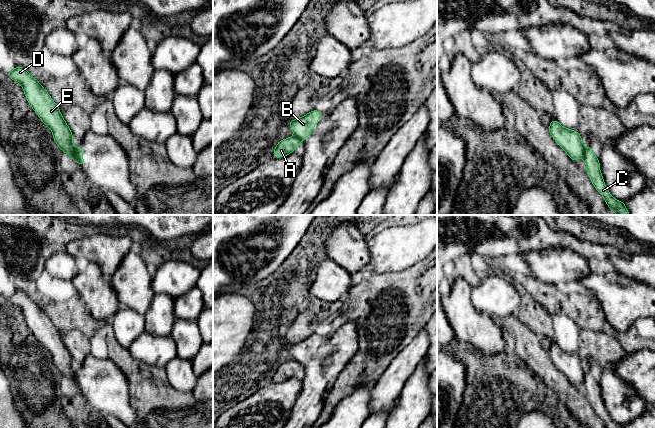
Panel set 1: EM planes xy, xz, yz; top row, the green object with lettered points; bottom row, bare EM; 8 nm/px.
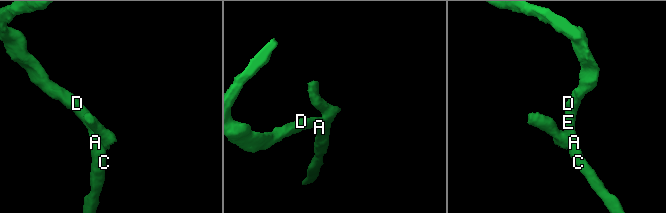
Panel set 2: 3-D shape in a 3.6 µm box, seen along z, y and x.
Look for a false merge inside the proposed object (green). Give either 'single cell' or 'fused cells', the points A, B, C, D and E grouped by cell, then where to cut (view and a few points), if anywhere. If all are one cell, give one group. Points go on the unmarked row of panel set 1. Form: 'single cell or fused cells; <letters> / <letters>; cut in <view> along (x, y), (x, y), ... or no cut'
fused cells; A C D E / B; cut in xy along (73, 371), (77, 384)

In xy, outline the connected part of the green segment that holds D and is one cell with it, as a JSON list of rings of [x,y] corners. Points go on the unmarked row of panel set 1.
[[[17,290],[6,297],[14,306],[23,312],[28,328],[40,344],[50,352],[53,364],[59,373],[77,387],[73,370],[73,357],[64,344],[59,330],[51,322],[49,317],[40,306],[22,290]]]

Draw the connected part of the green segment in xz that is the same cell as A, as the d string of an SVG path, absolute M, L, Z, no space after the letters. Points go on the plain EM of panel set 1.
M292 360L278 365L273 375L272 381L282 382L294 376L294 373L301 369L299 362Z

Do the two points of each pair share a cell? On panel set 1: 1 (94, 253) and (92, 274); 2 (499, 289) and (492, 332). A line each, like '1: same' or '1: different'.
1: different
2: different

